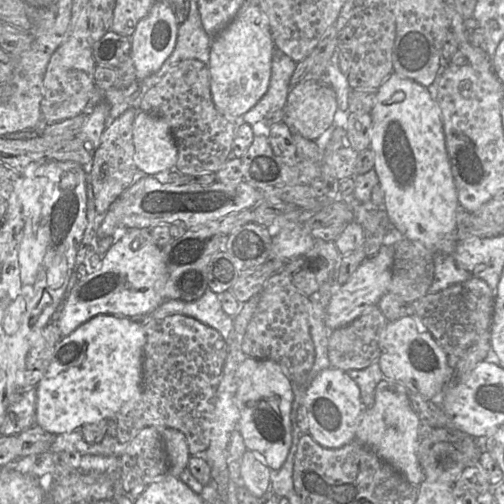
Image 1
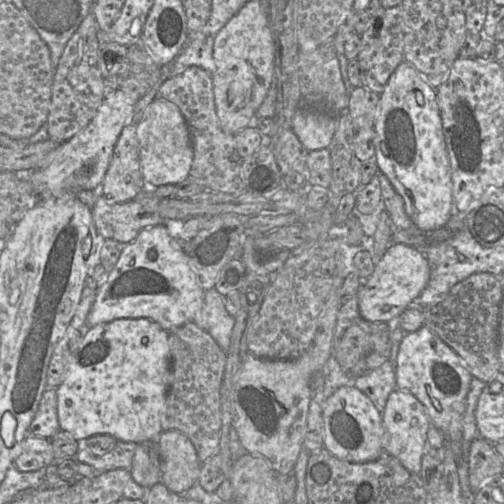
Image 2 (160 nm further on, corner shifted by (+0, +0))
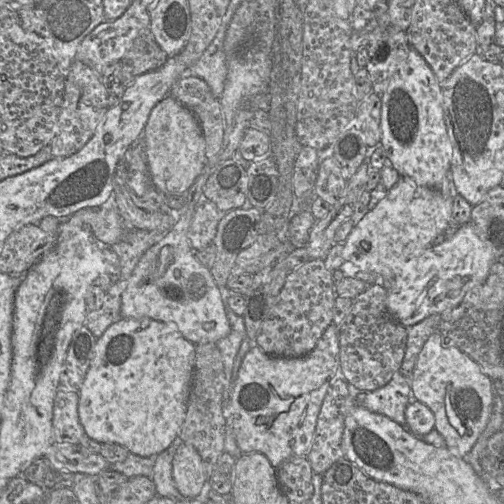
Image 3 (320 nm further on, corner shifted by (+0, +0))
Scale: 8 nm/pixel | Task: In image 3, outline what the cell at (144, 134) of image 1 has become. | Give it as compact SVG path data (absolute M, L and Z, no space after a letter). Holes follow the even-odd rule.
M169 95L152 109L142 139L155 188L164 195L186 195L206 165L206 143L196 116Z

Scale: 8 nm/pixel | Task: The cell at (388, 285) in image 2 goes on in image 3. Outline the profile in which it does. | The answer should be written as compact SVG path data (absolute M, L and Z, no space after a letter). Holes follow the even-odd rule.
M473 224L462 225L453 235L442 237L402 266L388 291L388 310L399 323L410 327L432 314L453 309L469 291L485 282L491 266L502 255L497 244L481 236Z

